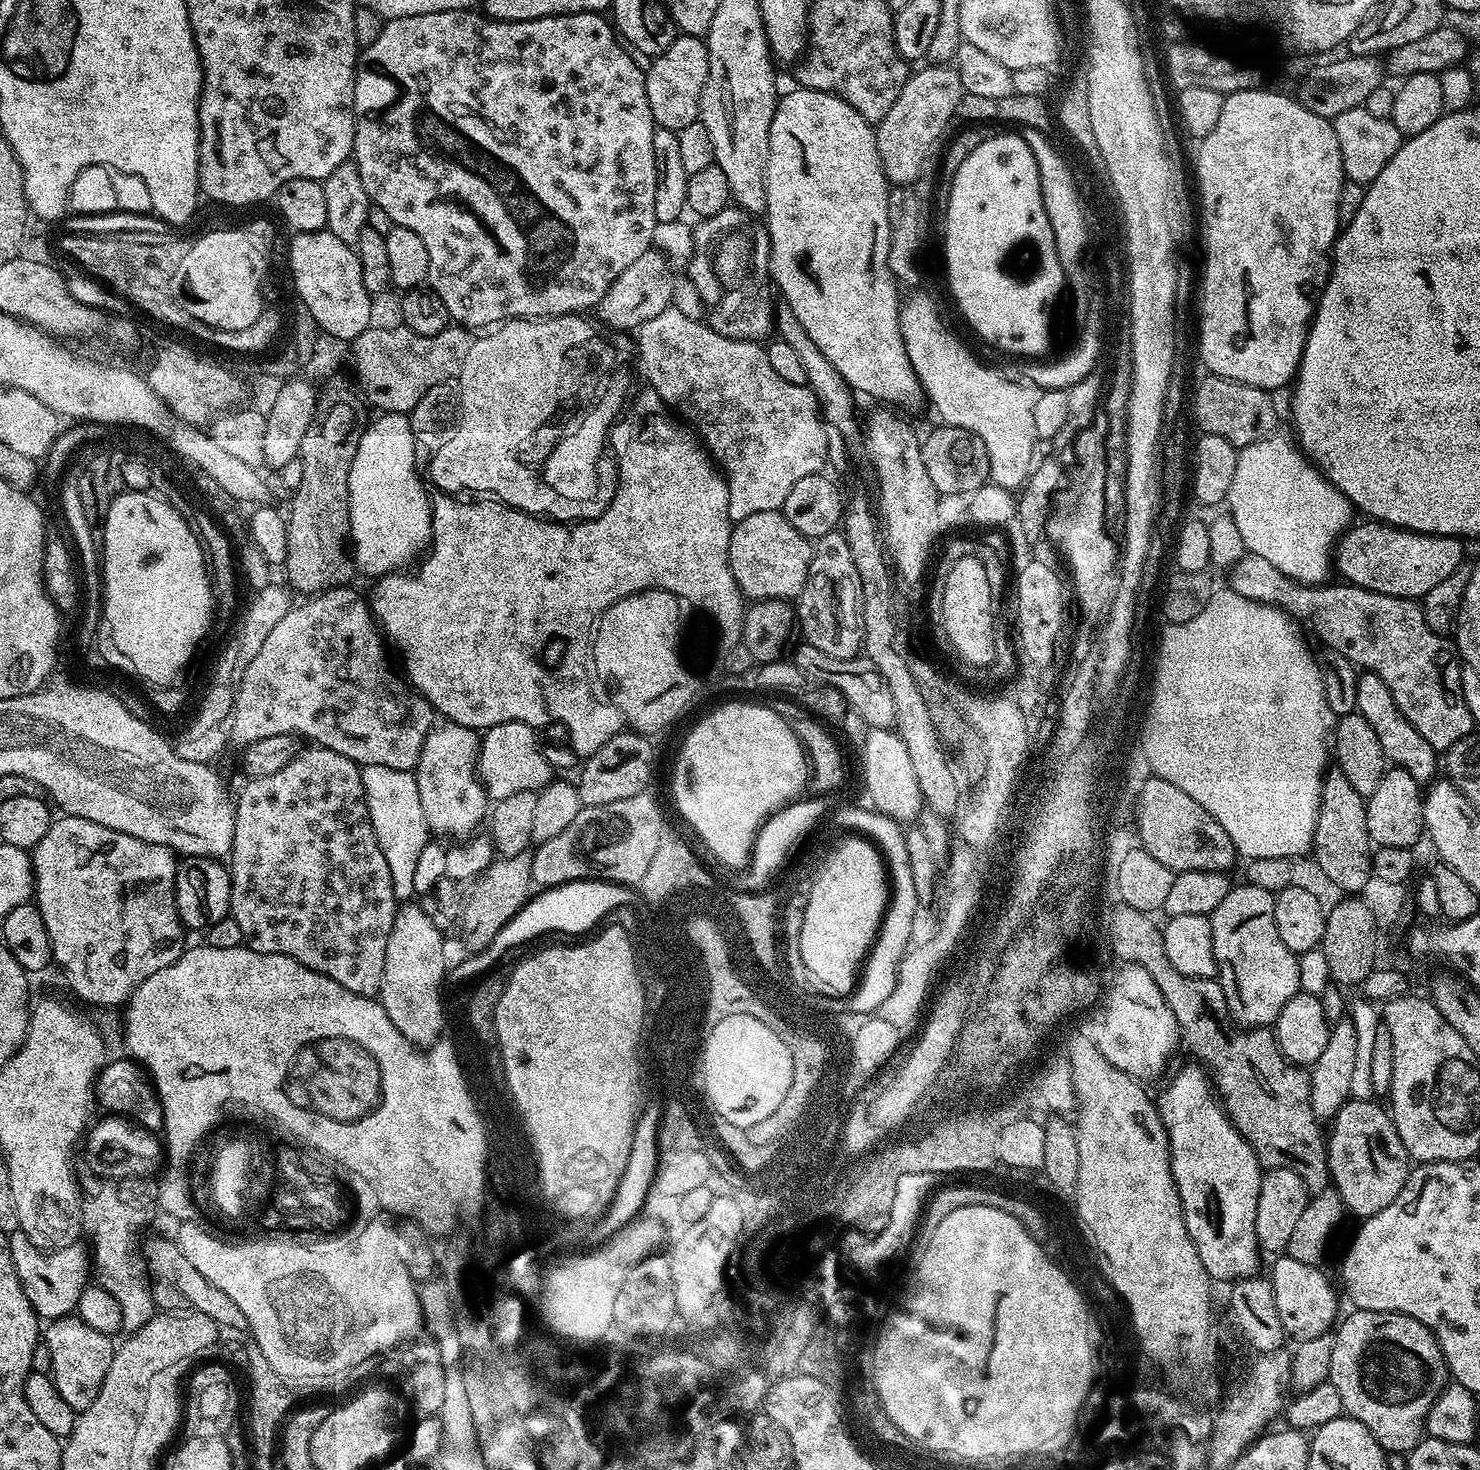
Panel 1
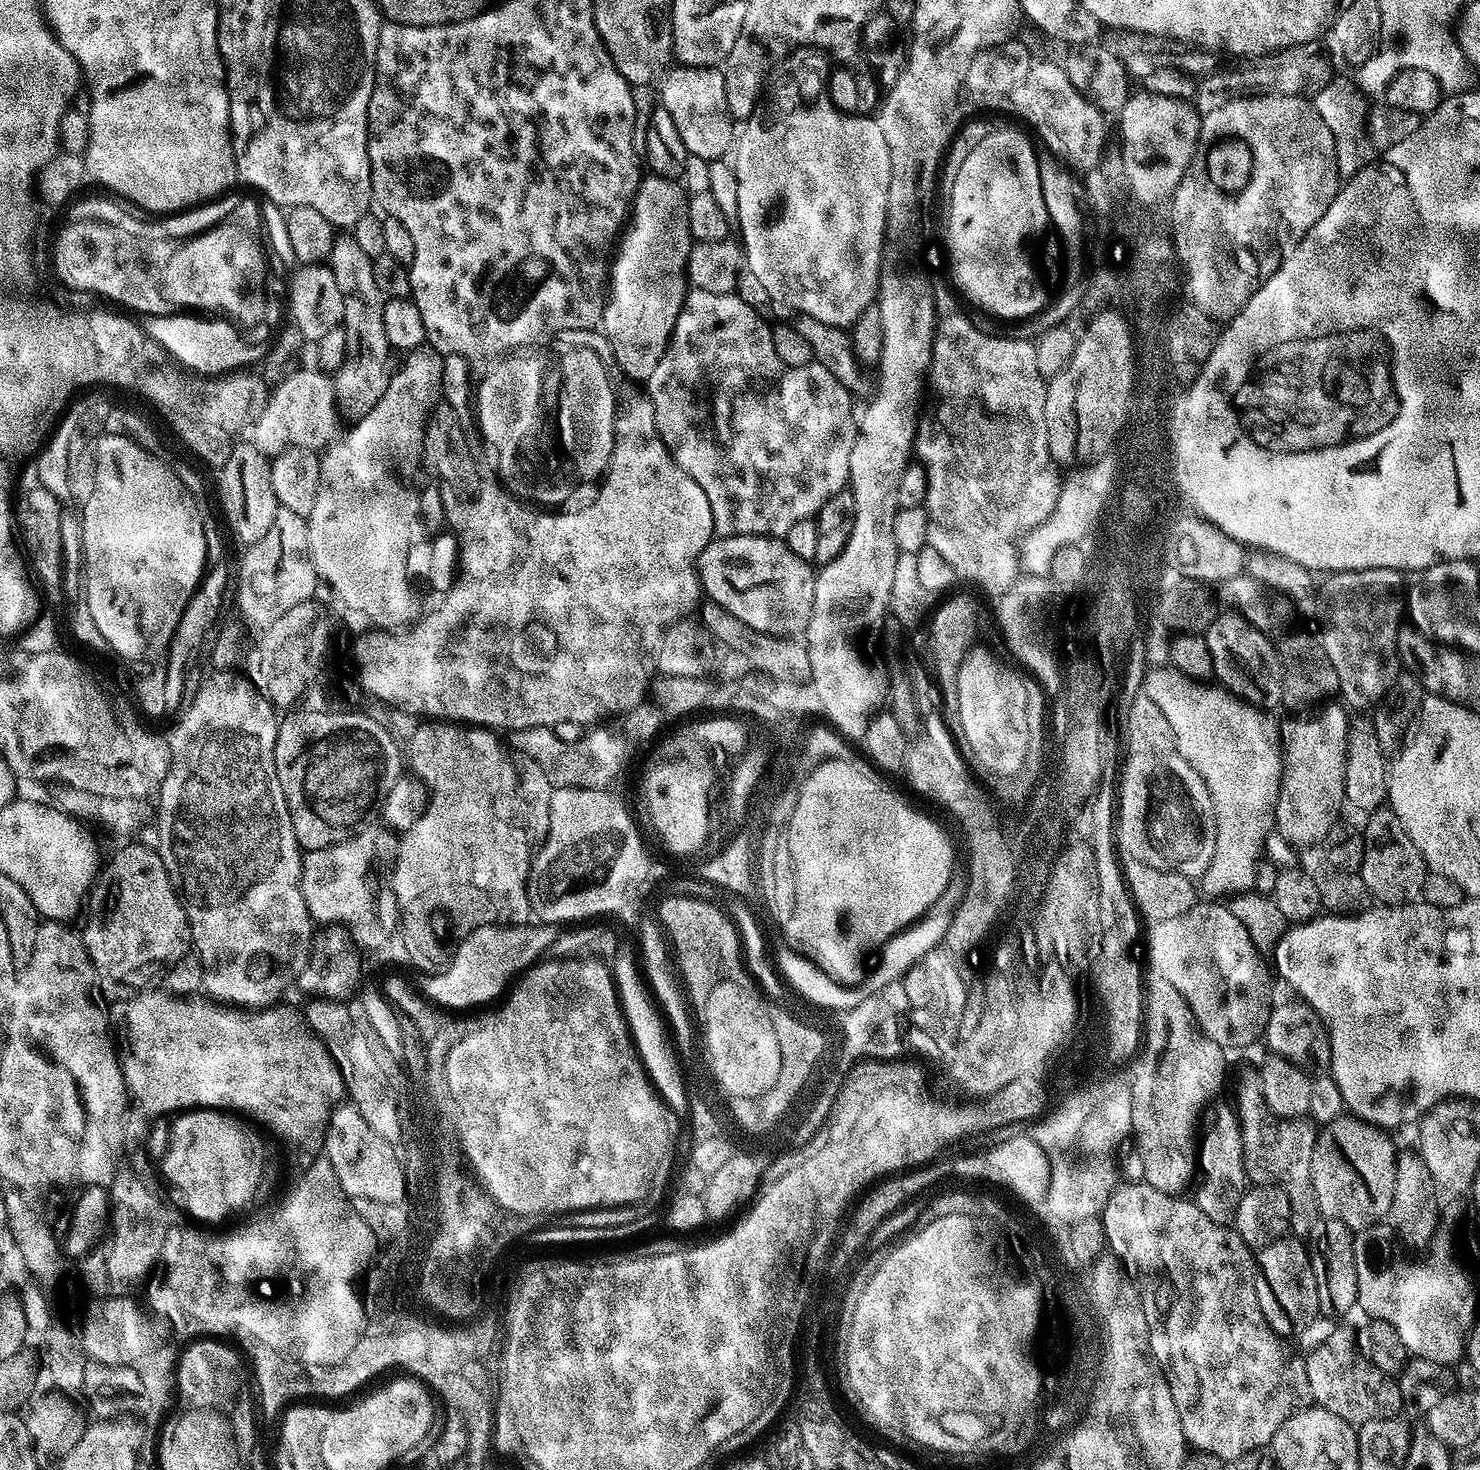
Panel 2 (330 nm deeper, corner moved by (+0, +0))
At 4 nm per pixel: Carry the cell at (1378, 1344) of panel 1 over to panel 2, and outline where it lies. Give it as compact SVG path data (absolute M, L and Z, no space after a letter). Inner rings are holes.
M1338 1326L1322 1346L1307 1353L1304 1361L1306 1378L1310 1378L1310 1394L1315 1407L1338 1414L1347 1424L1359 1426L1375 1420L1391 1420L1401 1415L1400 1386L1374 1366L1367 1355L1356 1345L1356 1332L1352 1328Z

